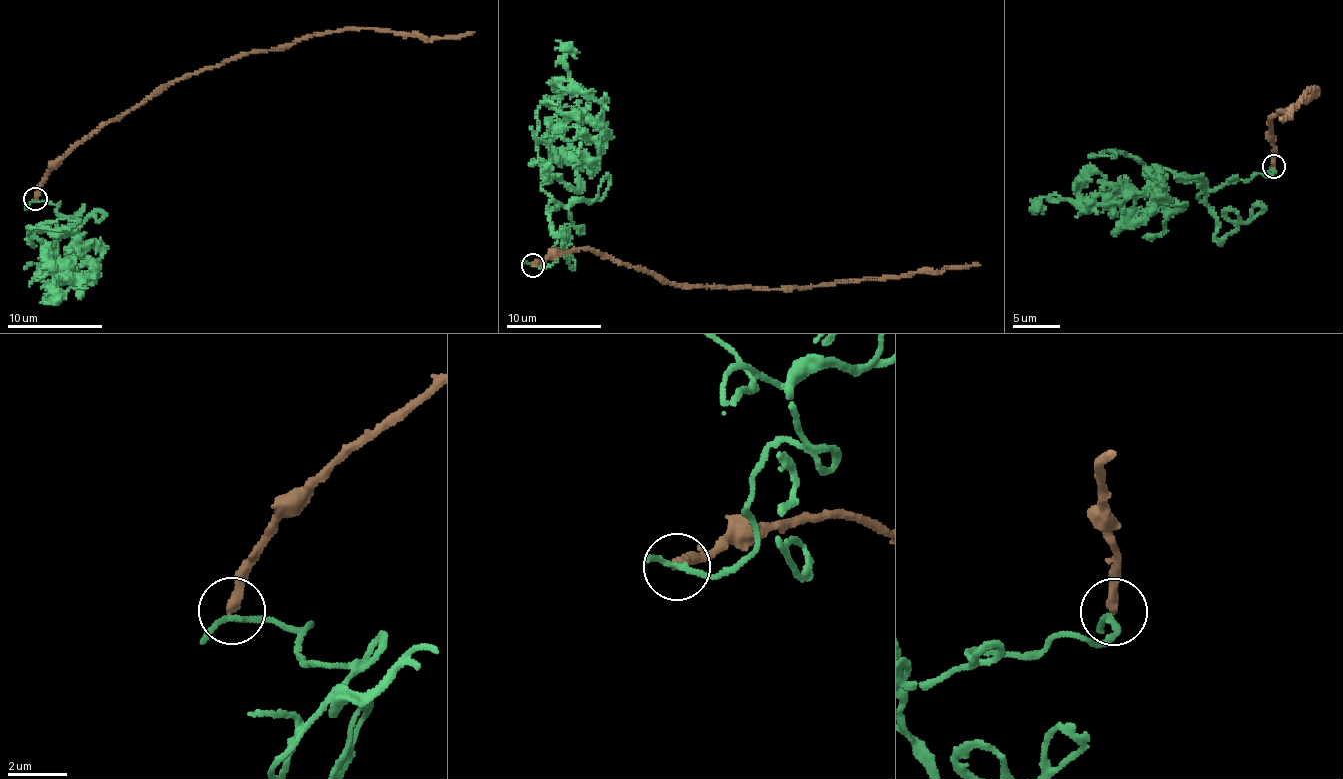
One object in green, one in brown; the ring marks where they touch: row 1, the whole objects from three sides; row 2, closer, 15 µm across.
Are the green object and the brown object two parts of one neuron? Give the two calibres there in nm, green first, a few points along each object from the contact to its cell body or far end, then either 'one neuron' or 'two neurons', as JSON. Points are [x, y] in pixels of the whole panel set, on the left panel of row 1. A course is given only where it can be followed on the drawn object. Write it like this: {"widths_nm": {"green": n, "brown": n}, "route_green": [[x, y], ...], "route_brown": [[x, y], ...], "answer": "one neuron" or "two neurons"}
{"widths_nm": {"green": 170, "brown": 320}, "route_green": [[37, 199], [72, 219], [61, 233], [27, 235], [57, 258], [47, 265], [47, 251], [61, 280], [44, 304]], "route_brown": [[35, 199], [42, 178], [84, 141], [168, 84], [250, 52], [356, 28], [439, 39], [474, 32]], "answer": "two neurons"}

